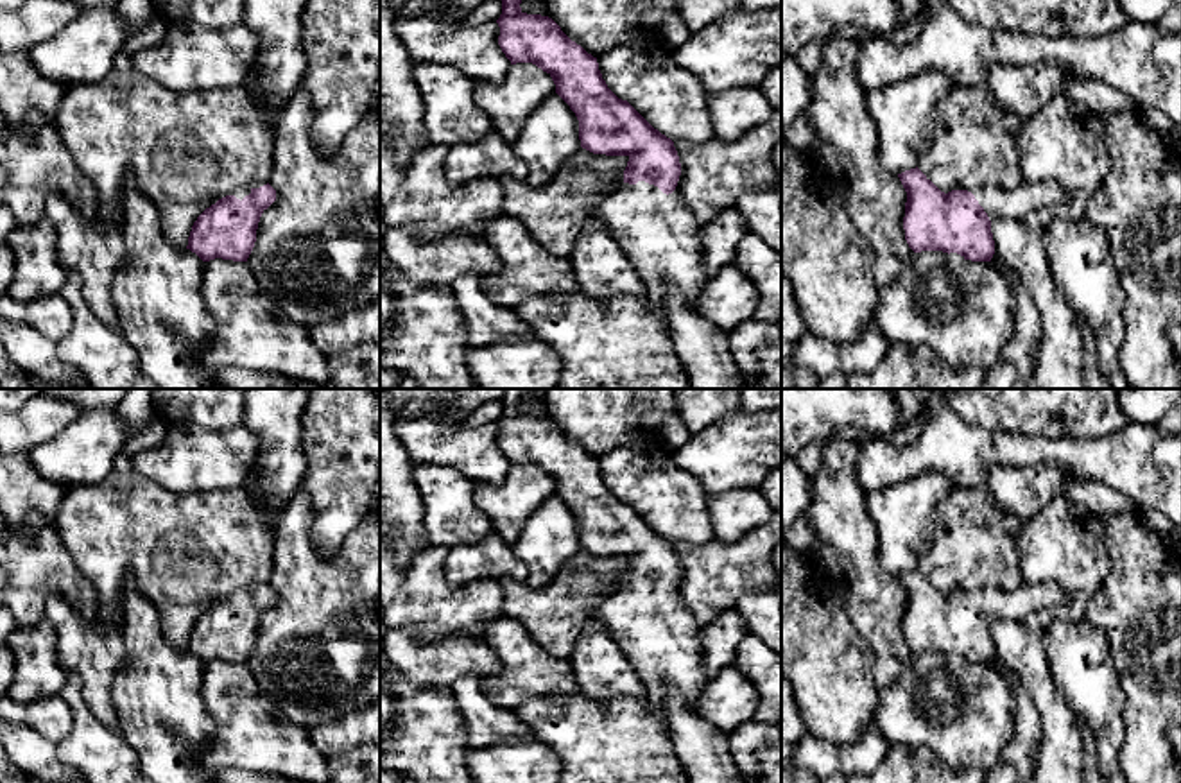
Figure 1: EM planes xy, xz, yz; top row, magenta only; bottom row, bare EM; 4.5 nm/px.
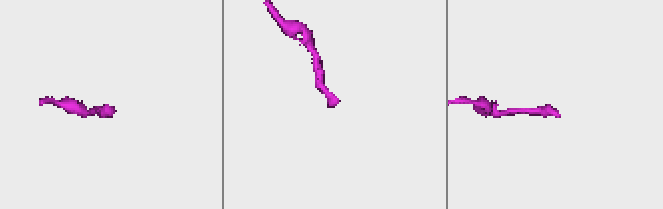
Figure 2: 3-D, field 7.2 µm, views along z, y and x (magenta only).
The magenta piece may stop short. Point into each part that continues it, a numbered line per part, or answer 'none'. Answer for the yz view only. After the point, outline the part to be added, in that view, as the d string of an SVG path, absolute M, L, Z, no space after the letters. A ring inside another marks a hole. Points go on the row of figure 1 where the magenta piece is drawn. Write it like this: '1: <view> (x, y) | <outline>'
1: yz (1027, 199) | M1022 181L1016 188L975 188L968 190L987 213L989 220L996 217L1029 222L1041 211L1068 202L1068 194L1057 181Z

